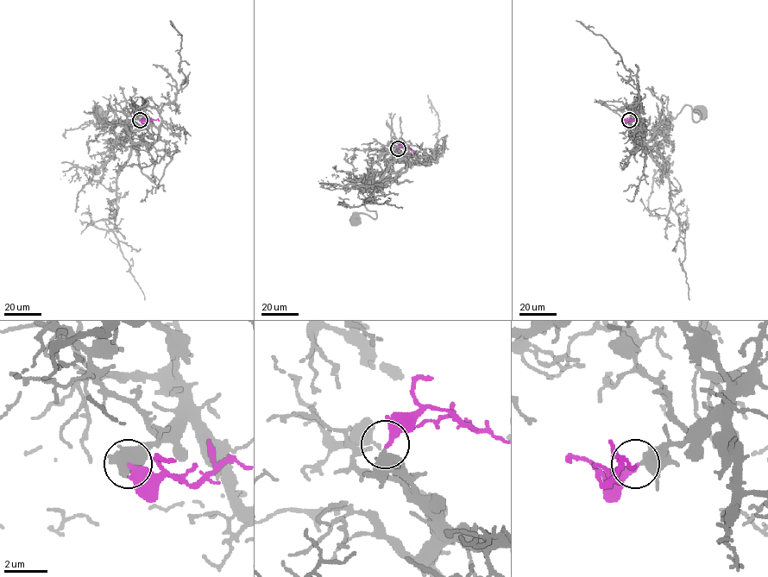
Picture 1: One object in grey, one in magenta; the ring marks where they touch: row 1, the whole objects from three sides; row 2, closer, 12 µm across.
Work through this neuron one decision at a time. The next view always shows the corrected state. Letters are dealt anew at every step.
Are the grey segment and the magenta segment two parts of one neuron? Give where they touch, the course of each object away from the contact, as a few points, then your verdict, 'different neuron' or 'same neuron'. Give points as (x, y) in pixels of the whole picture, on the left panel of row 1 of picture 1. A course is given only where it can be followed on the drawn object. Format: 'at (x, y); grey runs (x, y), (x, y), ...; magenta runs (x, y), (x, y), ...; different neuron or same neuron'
at (140, 120); grey runs (140, 120), (145, 116), (158, 129), (152, 142), (103, 121), (107, 105), (119, 122), (111, 111), (98, 111); magenta runs (140, 120), (159, 120); same neuron

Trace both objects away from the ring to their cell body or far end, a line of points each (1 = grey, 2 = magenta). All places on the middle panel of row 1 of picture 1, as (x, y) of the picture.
1: (398, 148), (416, 161), (366, 179), (365, 207), (377, 216), (360, 213), (356, 222)
2: (398, 148), (406, 147), (417, 155)

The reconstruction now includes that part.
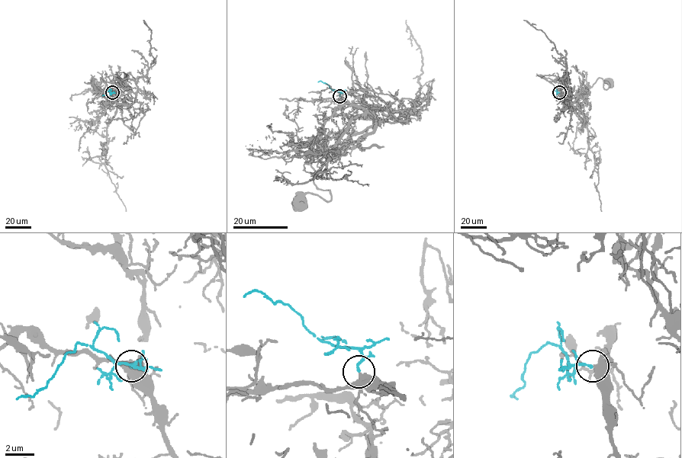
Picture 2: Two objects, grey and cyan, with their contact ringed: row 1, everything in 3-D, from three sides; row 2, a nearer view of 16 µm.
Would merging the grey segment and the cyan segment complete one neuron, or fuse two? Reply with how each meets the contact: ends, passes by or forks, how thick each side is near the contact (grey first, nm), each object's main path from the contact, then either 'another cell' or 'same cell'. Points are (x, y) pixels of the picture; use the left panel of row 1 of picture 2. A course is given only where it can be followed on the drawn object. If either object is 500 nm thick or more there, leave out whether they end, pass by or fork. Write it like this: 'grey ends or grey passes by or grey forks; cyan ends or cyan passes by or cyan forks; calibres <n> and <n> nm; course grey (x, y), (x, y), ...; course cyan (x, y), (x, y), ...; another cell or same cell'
grey forks; cyan ends; calibres 360 and 160 nm; course grey (112, 93), (119, 103), (129, 104), (115, 94), (98, 88), (100, 78), (108, 89), (104, 81), (94, 81); course cyan (112, 93), (107, 91), (102, 95); same cell

